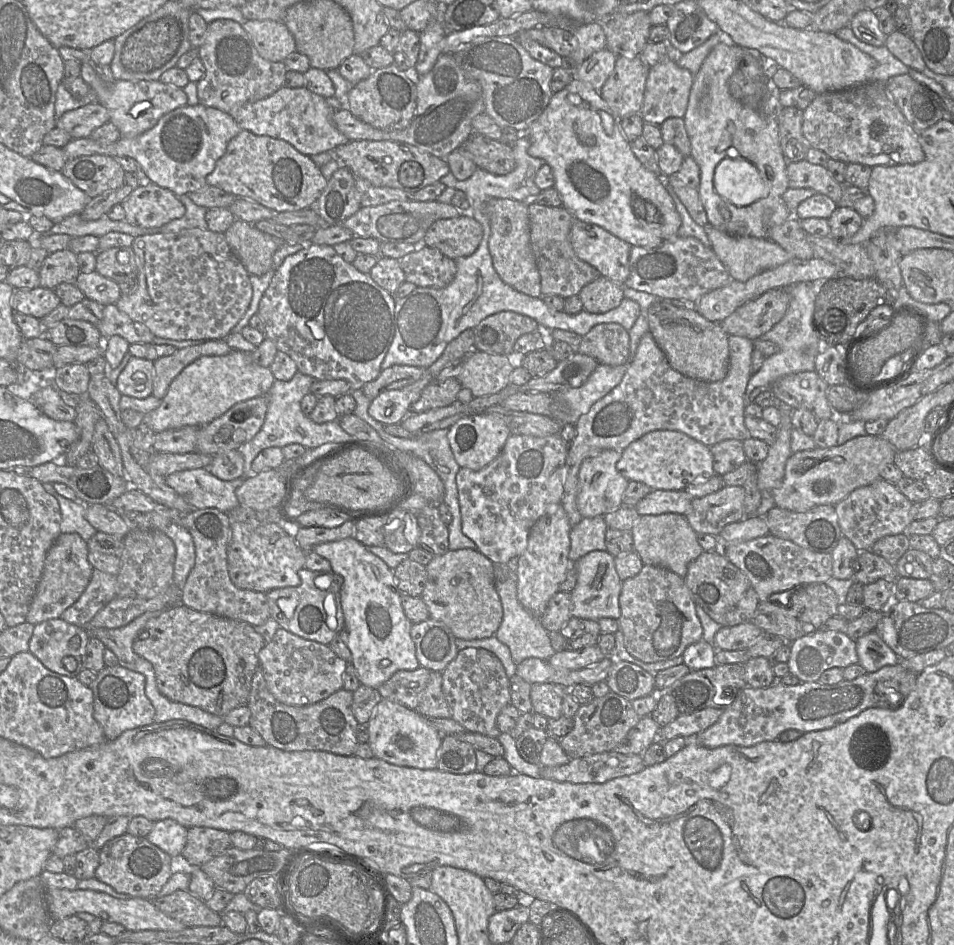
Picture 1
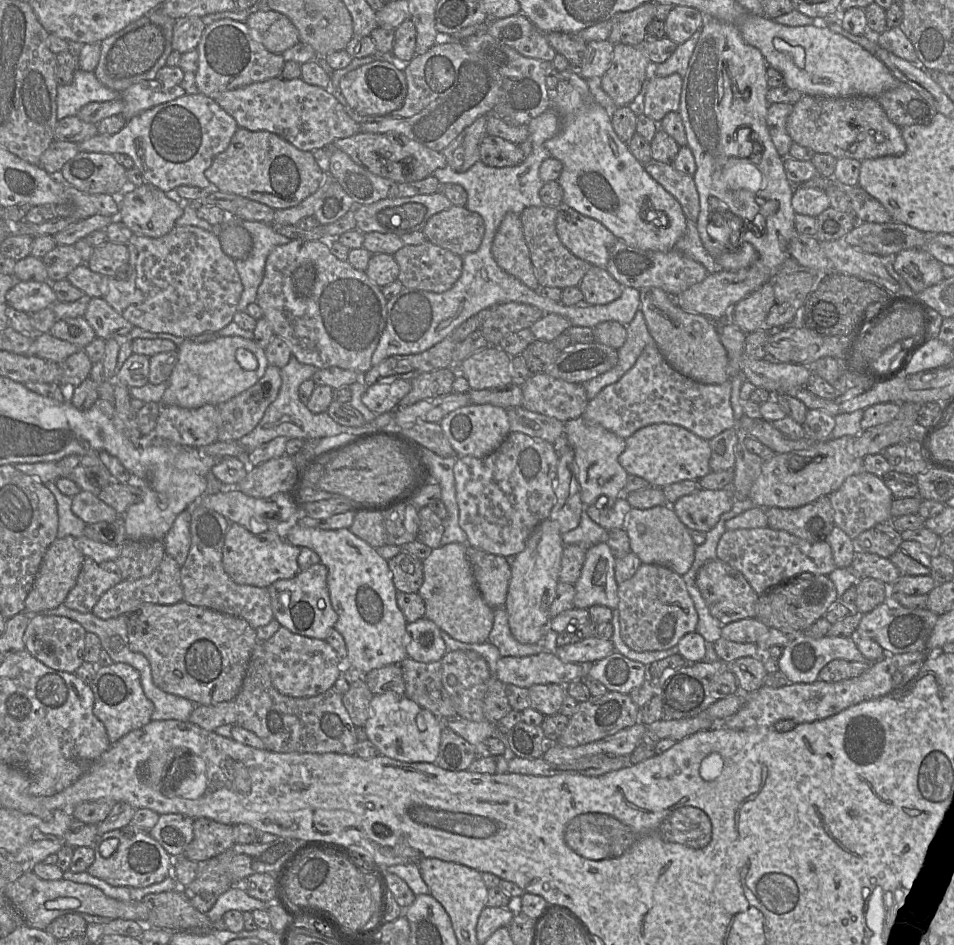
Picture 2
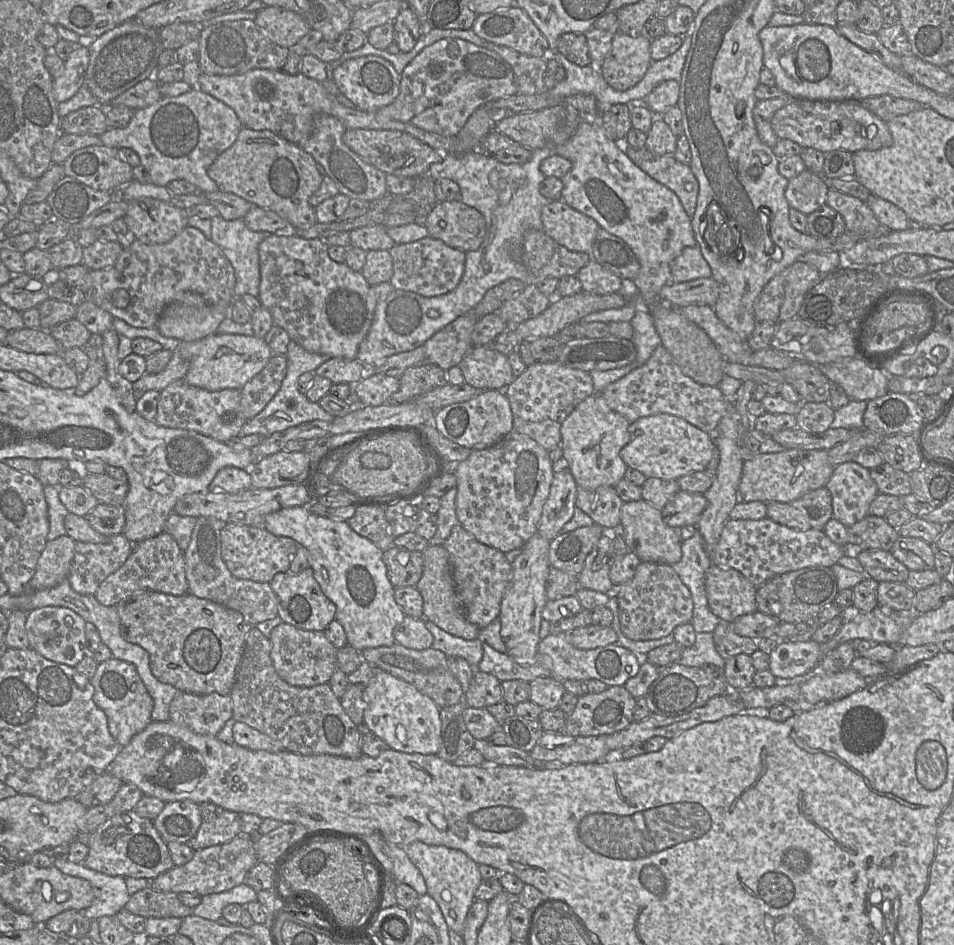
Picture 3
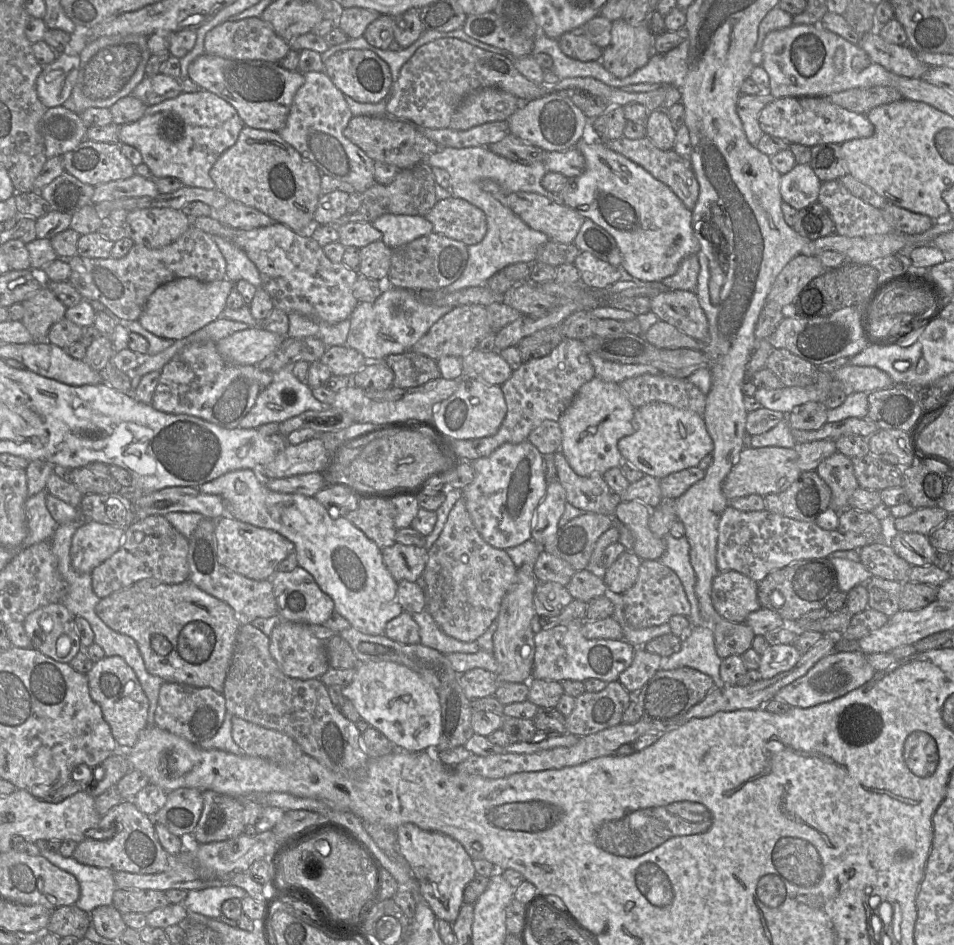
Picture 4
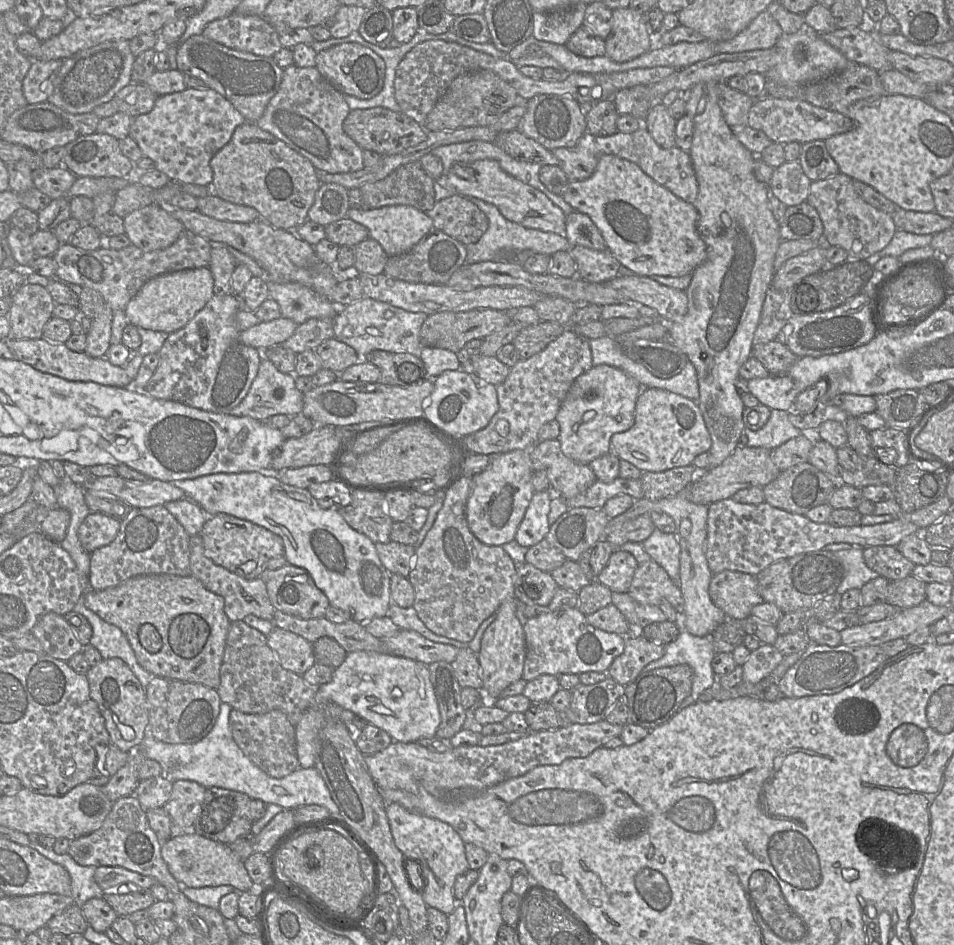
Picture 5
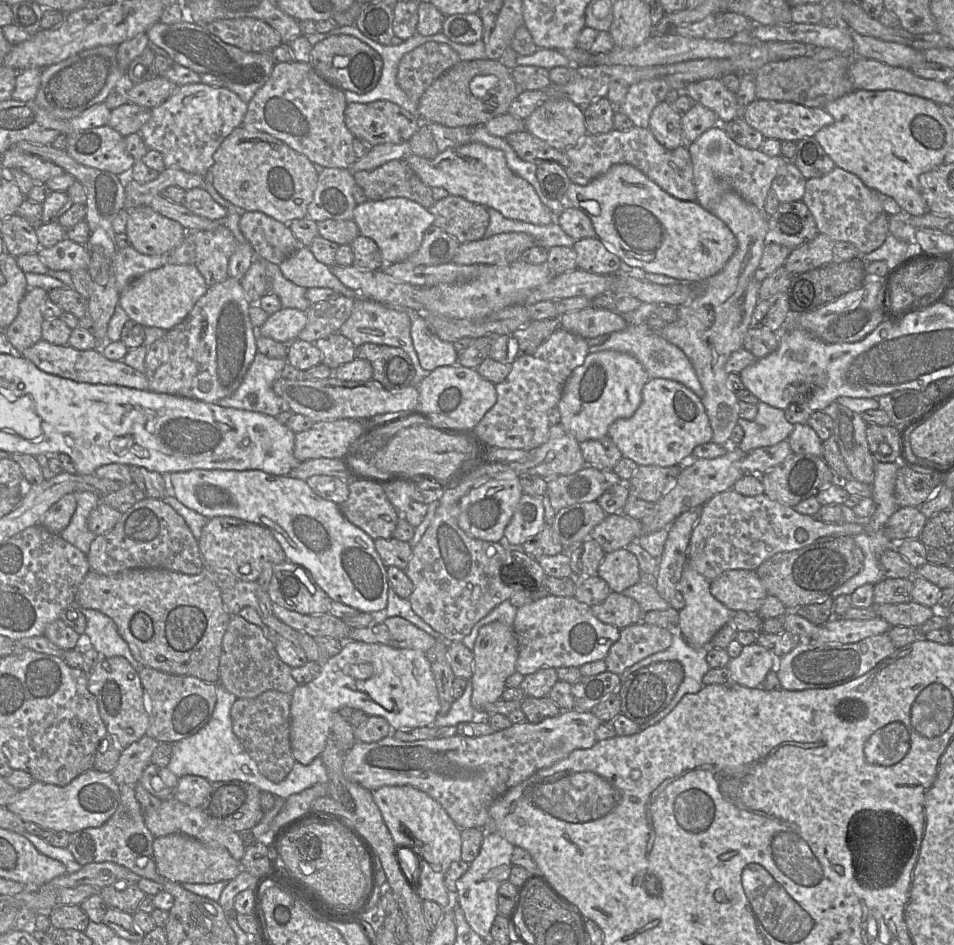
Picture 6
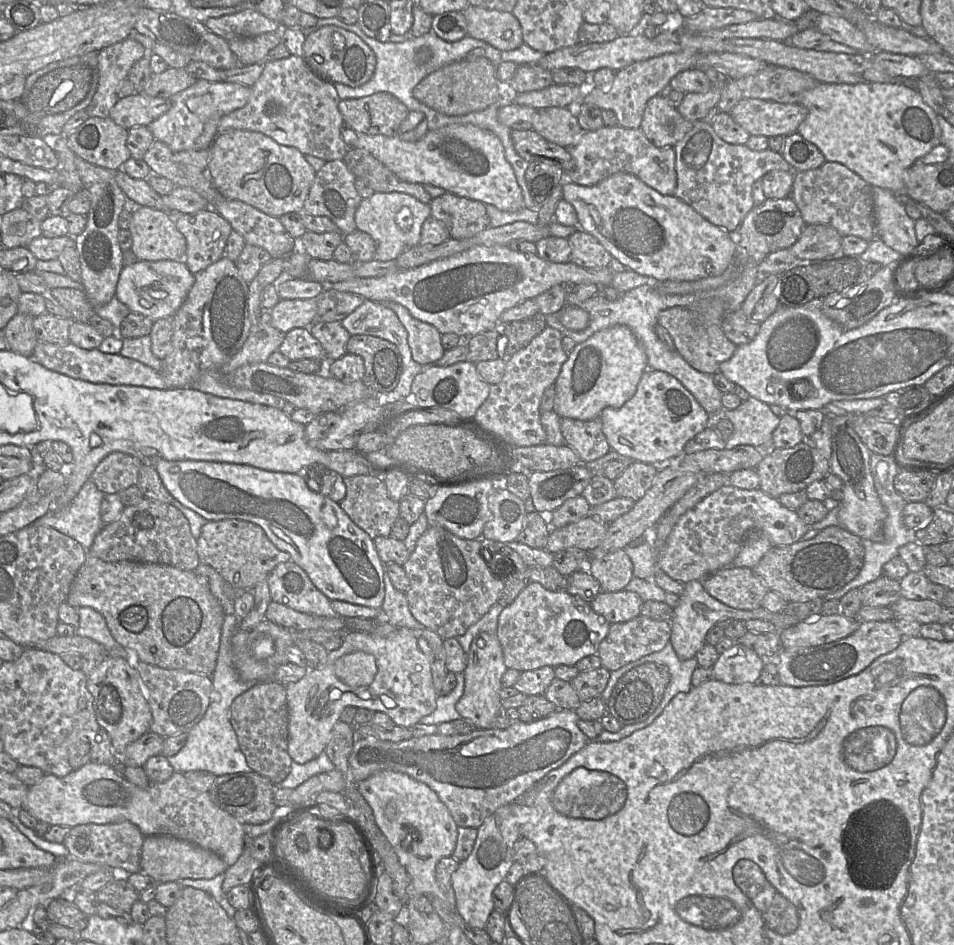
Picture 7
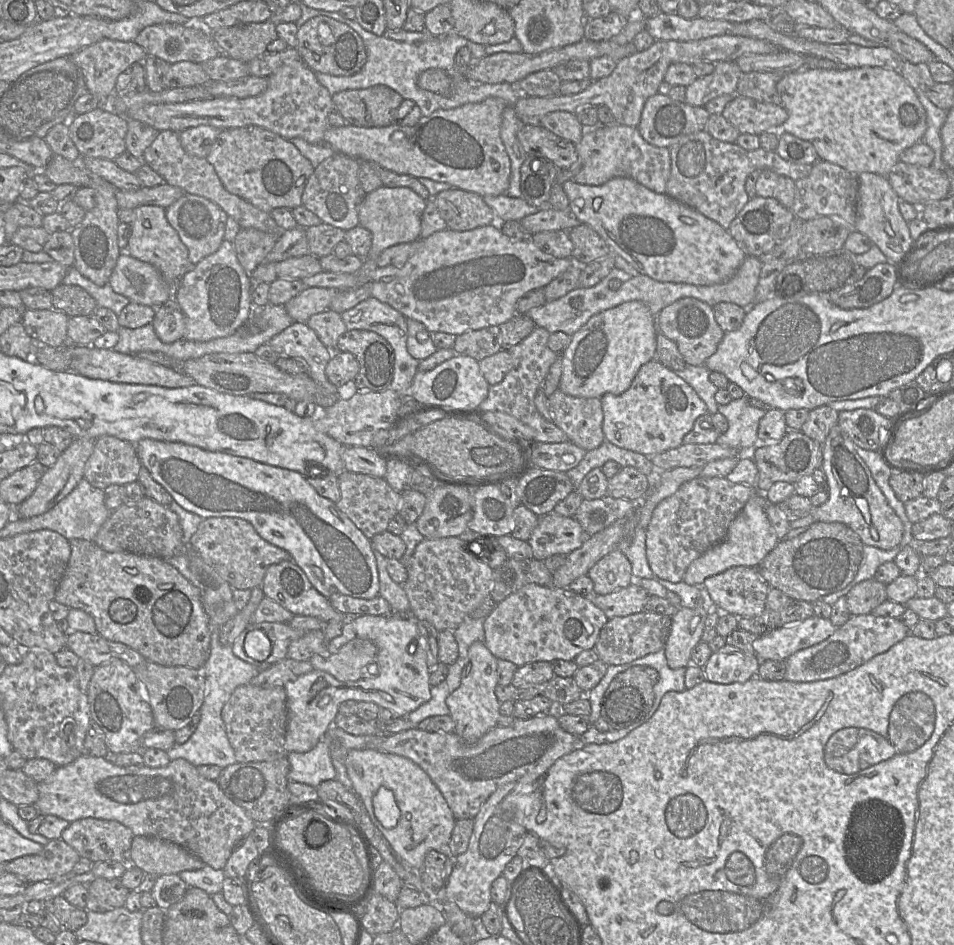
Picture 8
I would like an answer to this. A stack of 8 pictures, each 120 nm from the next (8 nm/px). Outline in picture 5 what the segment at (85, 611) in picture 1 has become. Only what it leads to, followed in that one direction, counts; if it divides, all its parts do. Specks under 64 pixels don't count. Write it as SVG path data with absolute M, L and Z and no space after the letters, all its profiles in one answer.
M90 512L78 529L82 547L89 553L111 543L120 527L120 520L108 515Z

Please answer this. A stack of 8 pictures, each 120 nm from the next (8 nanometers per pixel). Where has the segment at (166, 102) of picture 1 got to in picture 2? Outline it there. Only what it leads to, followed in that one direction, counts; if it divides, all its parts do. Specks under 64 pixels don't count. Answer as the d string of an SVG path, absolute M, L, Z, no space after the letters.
M158 79L141 81L136 84L131 85L126 90L124 90L120 98L123 101L124 107L122 110L122 115L130 120L132 117L163 103L175 100L186 94L186 91L179 84L167 84L159 81Z

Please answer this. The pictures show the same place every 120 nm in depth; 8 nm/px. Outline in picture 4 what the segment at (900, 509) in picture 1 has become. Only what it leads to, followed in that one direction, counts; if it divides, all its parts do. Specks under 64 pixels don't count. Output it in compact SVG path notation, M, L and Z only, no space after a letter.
M836 452L823 460L816 468L816 472L831 488L830 508L838 512L849 509L849 499L860 487L851 458Z

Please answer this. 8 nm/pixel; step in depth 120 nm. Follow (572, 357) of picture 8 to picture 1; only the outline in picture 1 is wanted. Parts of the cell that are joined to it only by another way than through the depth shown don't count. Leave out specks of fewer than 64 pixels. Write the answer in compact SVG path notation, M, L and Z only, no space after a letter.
M605 450L593 457L585 459L581 464L579 470L577 507L583 518L604 516L608 513L616 511L623 505L622 499L629 481L616 468L616 464L621 455L622 452L617 450Z

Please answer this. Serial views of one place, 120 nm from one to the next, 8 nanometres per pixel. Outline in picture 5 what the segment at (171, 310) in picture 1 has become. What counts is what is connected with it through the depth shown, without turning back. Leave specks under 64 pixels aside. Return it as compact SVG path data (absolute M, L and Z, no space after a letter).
M184 230L178 239L162 250L143 251L130 244L122 249L111 249L106 245L96 250L83 250L70 243L61 244L58 250L52 255L57 264L56 277L66 284L77 284L82 287L91 288L97 291L113 311L125 310L128 302L138 293L141 287L150 279L176 271L208 267L211 259L212 243L204 237L191 231Z

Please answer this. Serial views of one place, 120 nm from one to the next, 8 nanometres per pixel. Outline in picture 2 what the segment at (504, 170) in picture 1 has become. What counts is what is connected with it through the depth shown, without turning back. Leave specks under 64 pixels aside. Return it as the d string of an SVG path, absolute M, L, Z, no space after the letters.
M487 134L480 144L480 161L491 167L516 166L524 161L524 154L519 145Z

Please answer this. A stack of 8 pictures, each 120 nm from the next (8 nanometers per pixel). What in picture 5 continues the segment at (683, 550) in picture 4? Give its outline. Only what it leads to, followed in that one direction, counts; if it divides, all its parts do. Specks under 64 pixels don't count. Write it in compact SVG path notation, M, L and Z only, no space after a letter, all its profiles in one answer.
M656 528L642 542L651 559L664 568L681 590L680 578L680 543L676 533L666 533Z

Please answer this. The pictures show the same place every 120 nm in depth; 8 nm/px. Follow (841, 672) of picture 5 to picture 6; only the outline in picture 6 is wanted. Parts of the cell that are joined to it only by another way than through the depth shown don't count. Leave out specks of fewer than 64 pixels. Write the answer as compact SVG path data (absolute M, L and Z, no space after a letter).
M888 633L850 644L801 640L789 653L777 659L777 675L785 690L830 689L866 674L895 650Z

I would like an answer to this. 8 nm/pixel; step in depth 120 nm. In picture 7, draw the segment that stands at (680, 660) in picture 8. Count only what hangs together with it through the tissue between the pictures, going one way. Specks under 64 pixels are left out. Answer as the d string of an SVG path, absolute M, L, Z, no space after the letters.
M692 580L684 584L684 591L680 596L679 604L674 608L674 616L671 621L670 643L672 644L678 658L682 661L695 657L696 653L706 644L706 635L716 623L723 619L737 619L746 621L759 619L772 622L777 631L790 627L784 624L776 613L770 612L762 607L755 610L735 609L723 604L712 597L699 580Z

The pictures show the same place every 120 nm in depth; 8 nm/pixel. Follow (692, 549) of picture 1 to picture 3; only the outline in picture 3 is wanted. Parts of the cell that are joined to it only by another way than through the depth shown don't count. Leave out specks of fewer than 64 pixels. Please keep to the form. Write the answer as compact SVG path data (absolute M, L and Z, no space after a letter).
M644 500L625 502L621 507L622 536L629 548L642 562L664 563L673 565L682 558L682 538L680 528L668 526L661 510Z

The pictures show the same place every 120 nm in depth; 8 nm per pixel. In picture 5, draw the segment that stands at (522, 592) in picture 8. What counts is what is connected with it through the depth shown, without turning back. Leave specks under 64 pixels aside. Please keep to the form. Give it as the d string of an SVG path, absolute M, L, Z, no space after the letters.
M560 608L529 618L523 629L526 657L522 677L527 682L543 674L607 673L614 659L623 653L626 643L626 637L590 625L578 608Z

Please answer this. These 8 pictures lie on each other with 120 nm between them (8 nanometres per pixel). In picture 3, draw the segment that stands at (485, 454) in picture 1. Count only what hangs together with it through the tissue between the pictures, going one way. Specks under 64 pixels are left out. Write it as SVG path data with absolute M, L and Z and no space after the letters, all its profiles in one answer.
M484 390L475 398L437 411L432 424L447 439L473 451L489 448L514 430L514 416L502 390Z

